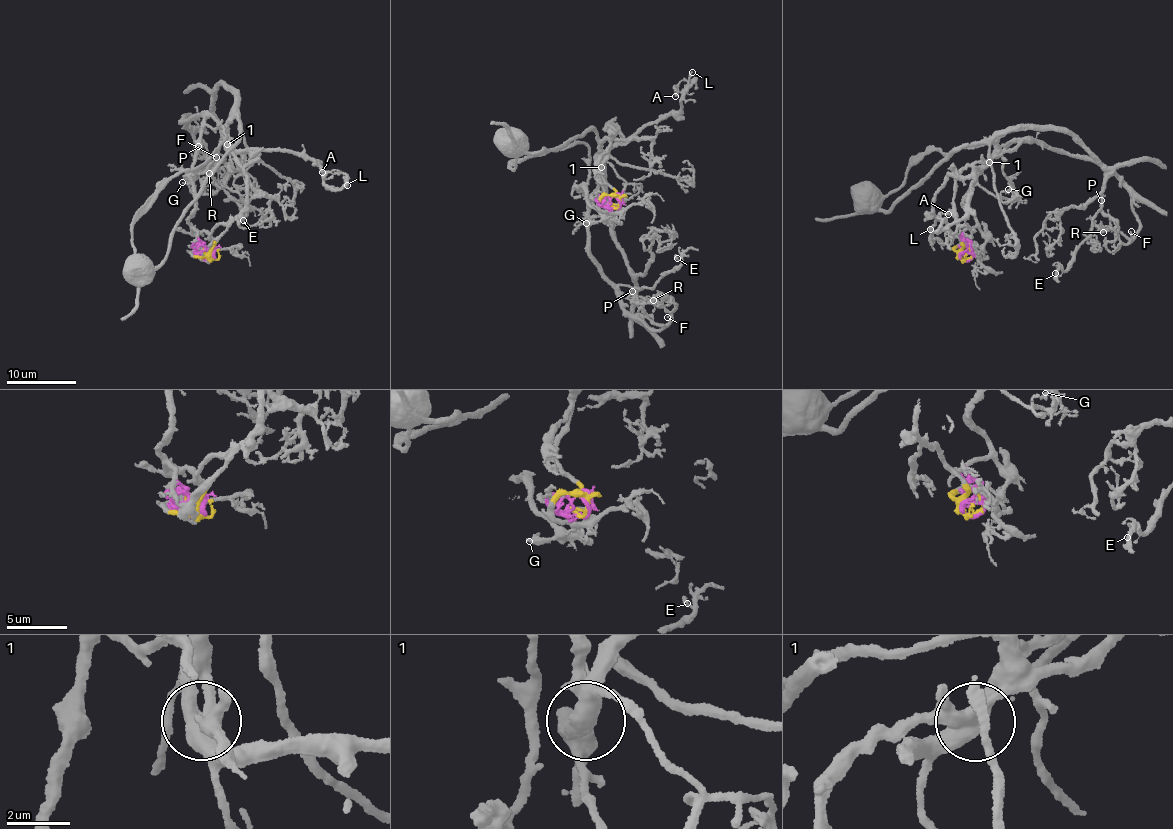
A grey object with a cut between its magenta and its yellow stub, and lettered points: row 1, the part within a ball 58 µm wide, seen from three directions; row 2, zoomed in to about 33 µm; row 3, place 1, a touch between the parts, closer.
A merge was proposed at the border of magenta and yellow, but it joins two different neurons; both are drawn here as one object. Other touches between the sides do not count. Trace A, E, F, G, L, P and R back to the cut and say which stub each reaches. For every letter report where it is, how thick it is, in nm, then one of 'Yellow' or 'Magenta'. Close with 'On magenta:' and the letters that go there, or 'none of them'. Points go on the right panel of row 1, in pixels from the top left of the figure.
A: Place: (948, 214). Thickness 220 nm. Yellow
E: Place: (1055, 273). Thickness 70 nm. Magenta
F: Place: (1131, 231). Thickness 110 nm. Magenta
G: Place: (1008, 189). Thickness 140 nm. Yellow
L: Place: (930, 229). Thickness 190 nm. Yellow
P: Place: (1101, 200). Thickness 120 nm. Magenta
R: Place: (1103, 232). Thickness 190 nm. Magenta
On magenta: E, F, P, R

